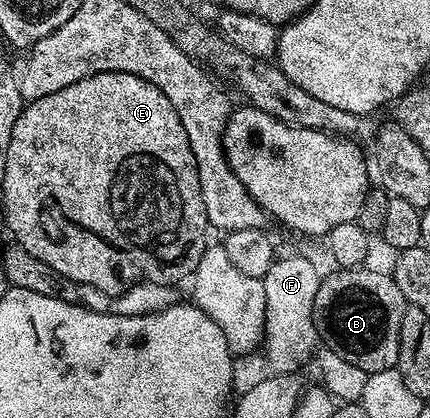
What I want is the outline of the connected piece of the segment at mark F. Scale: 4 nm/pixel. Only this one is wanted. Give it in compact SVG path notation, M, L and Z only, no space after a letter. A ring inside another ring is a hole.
M282 257L262 278L264 299L266 300L266 331L258 346L250 353L233 358L235 394L252 391L267 379L276 379L276 375L297 374L298 368L306 360L315 356L320 345L318 328L314 326L314 300L322 277L318 269L306 257Z

